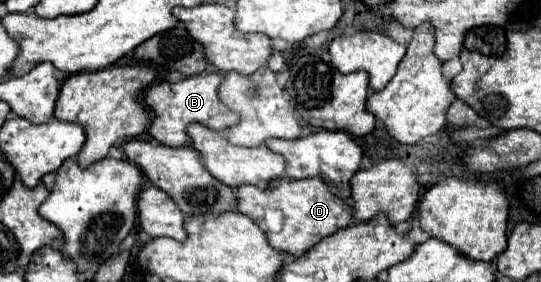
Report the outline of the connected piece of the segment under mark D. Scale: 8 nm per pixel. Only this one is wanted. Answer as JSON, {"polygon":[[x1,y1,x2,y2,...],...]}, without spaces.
{"polygon":[[280,177,270,183,268,189,258,189,254,185,240,185,238,187,238,211,254,219,266,235,272,247,286,251,294,257,304,255,310,251,318,241,328,237,330,233,348,227,354,219,352,205,338,199,330,187,318,179,288,179]]}

